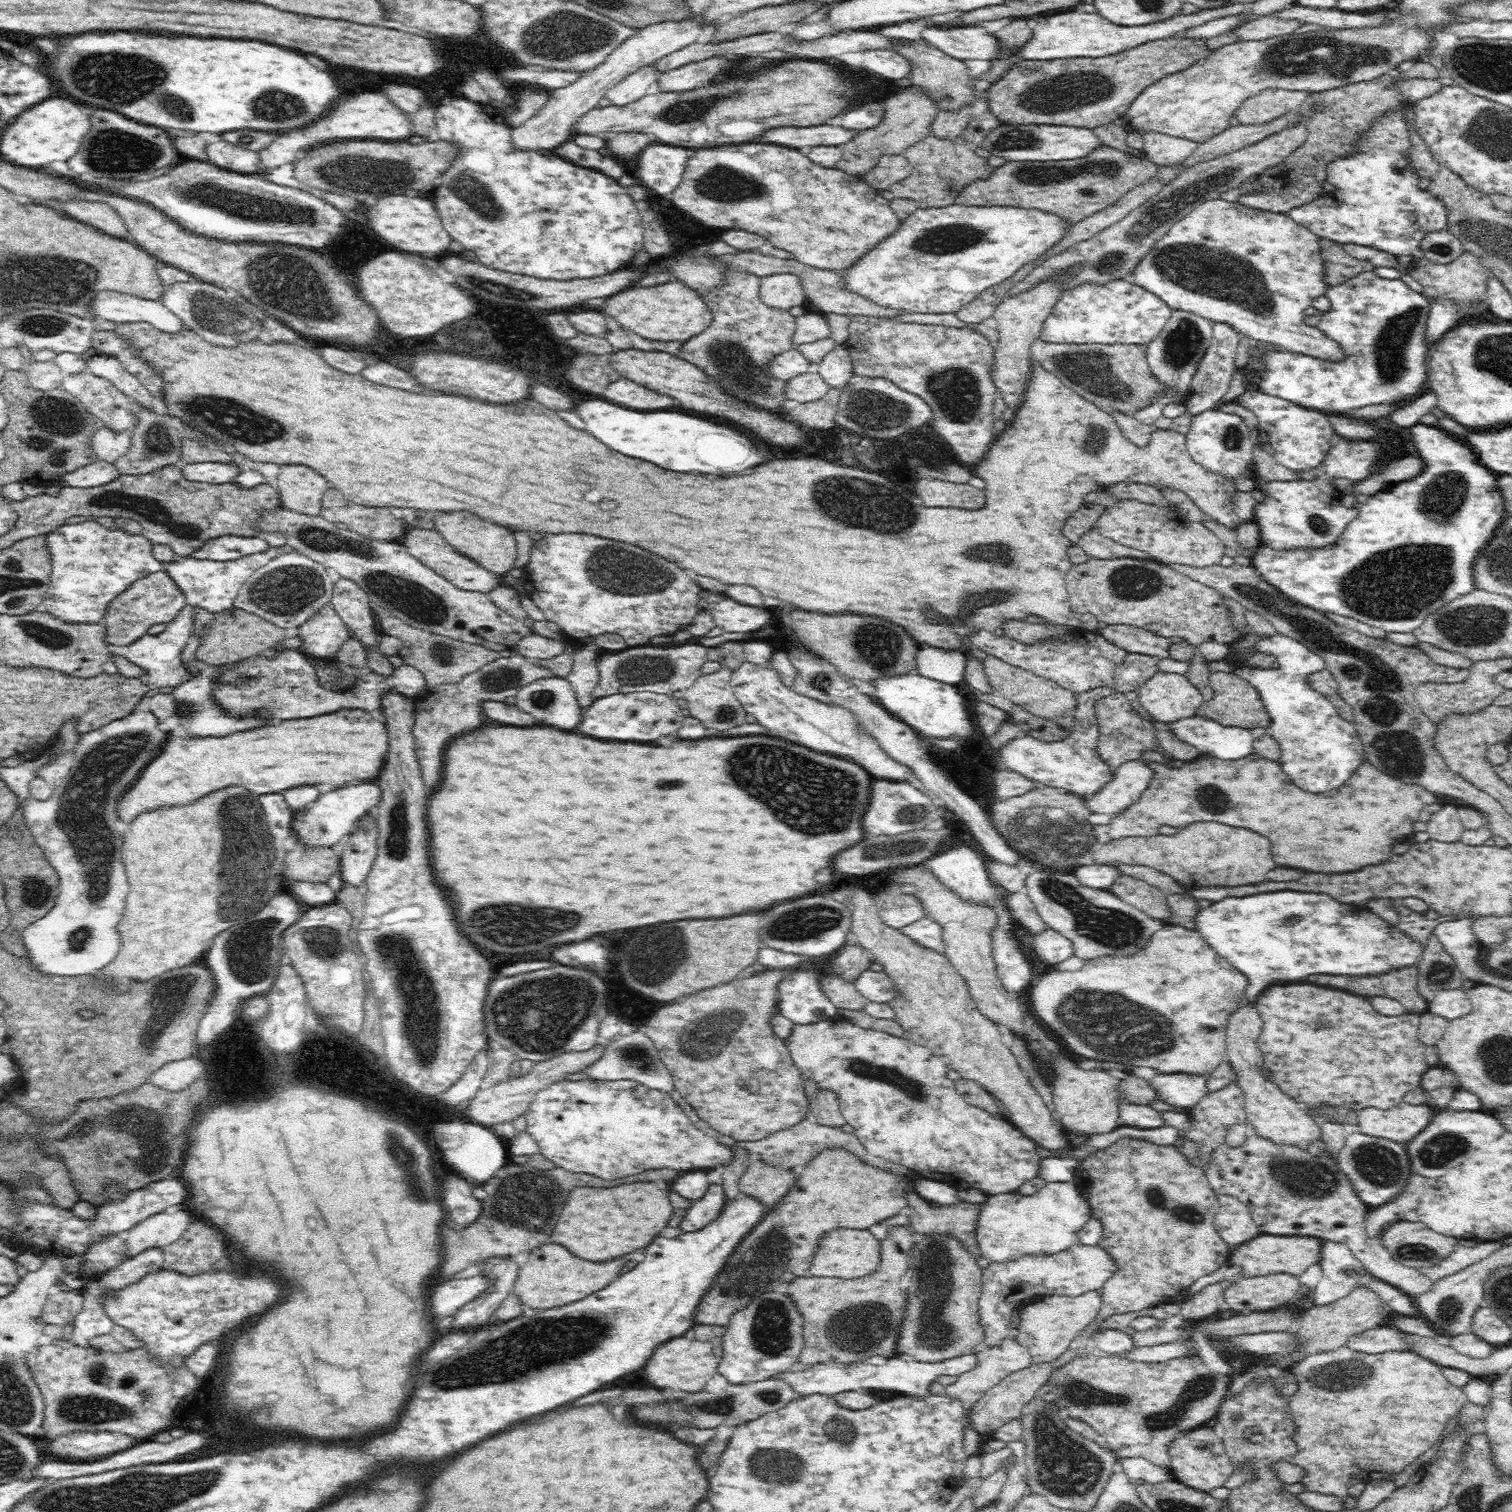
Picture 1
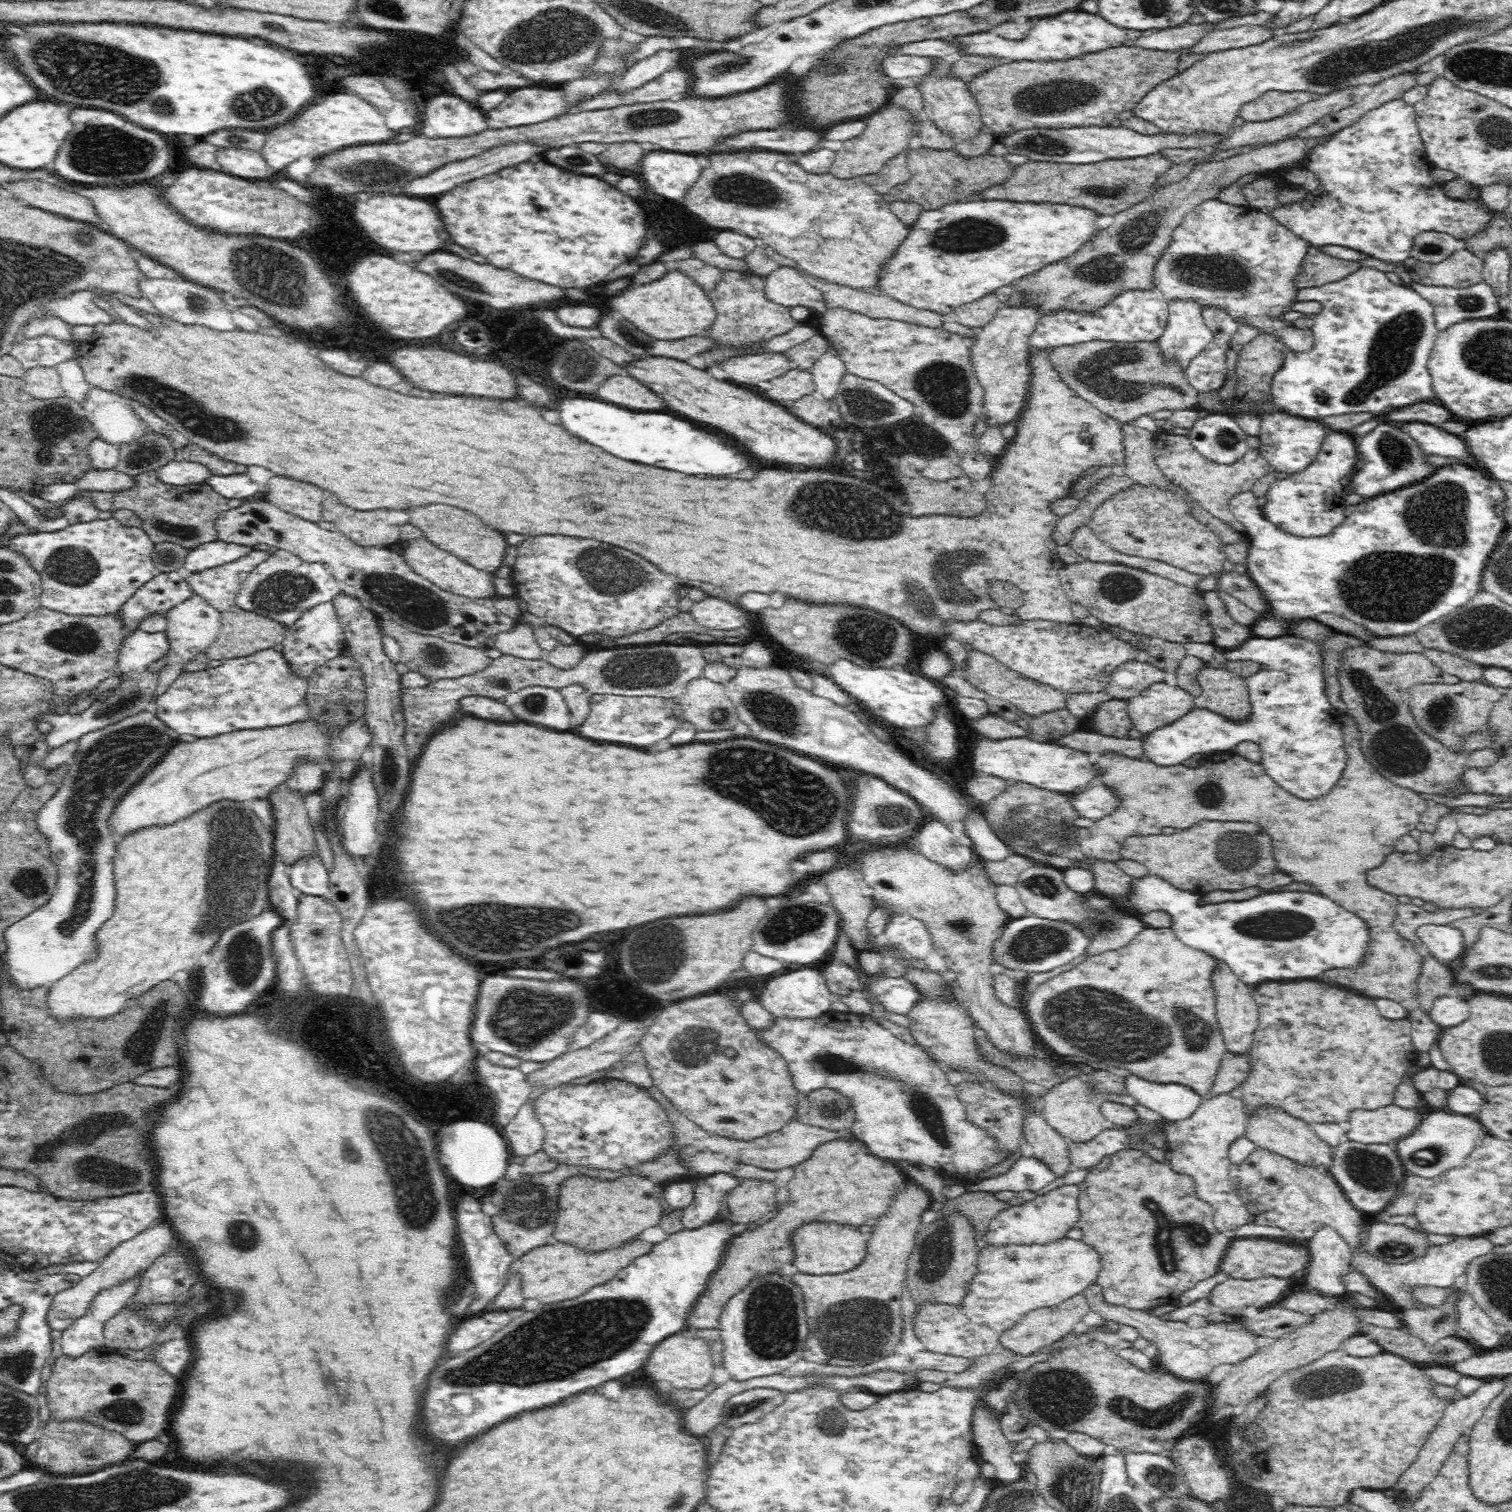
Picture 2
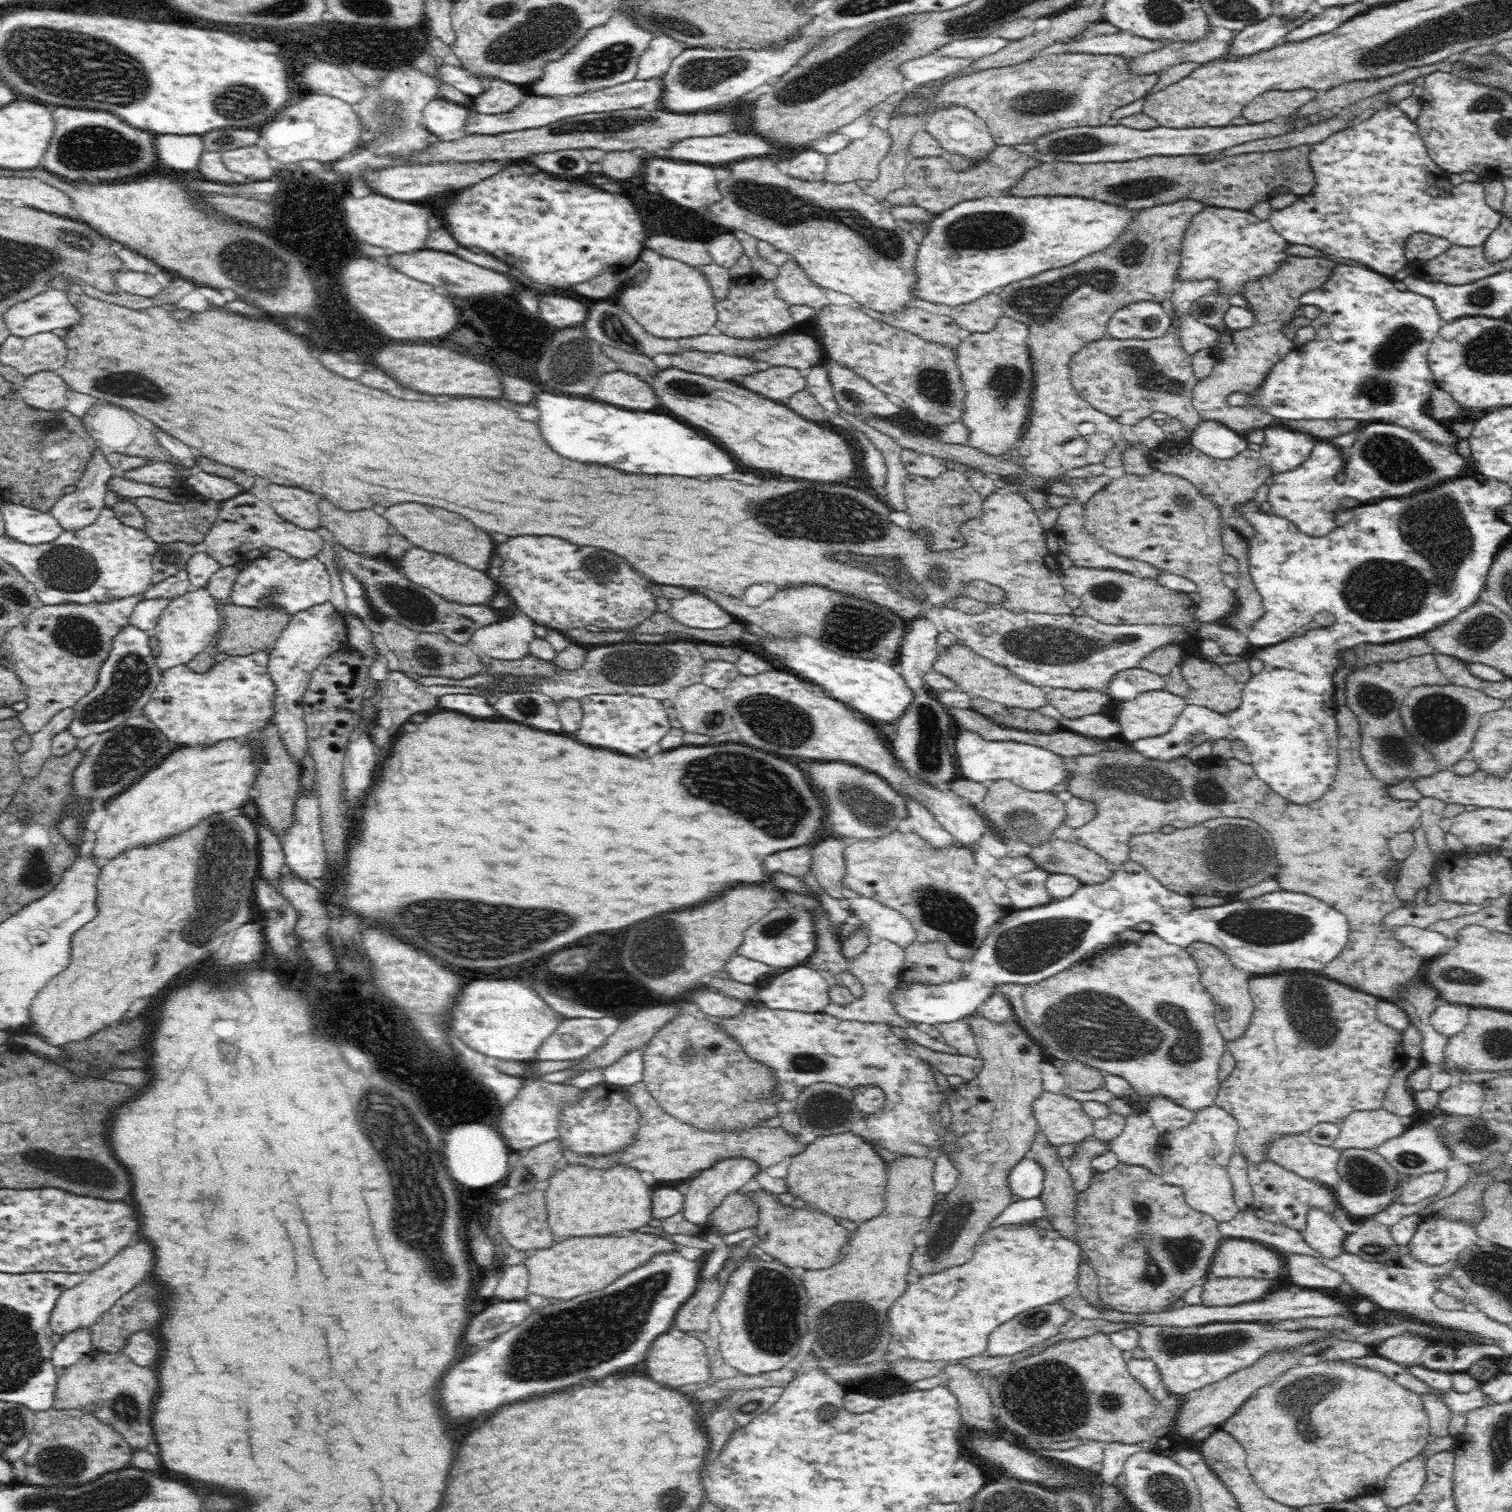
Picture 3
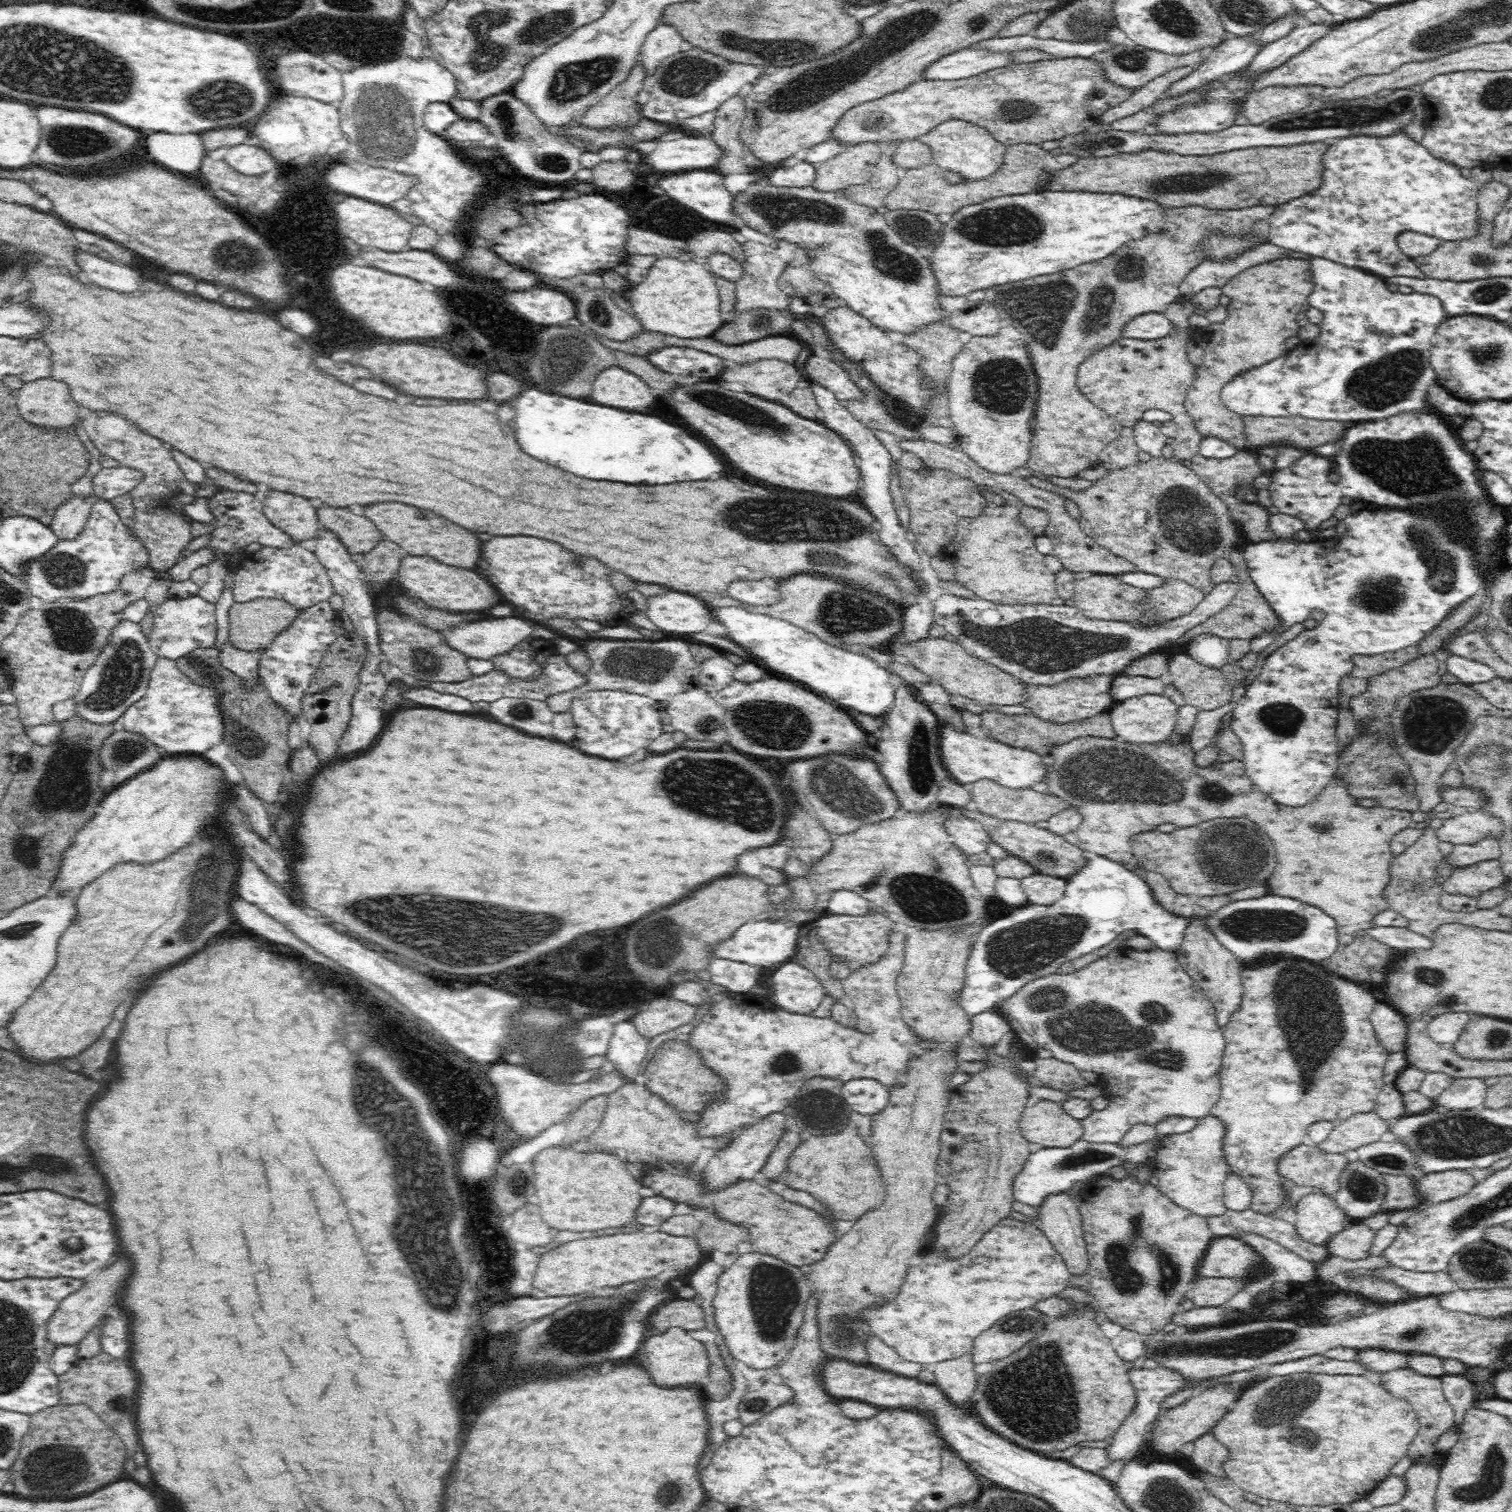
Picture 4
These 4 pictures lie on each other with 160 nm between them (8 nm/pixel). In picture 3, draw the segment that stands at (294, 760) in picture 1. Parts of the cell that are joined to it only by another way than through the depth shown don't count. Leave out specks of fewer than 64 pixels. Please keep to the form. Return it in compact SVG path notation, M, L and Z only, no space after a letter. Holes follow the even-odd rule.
M230 740L212 747L182 747L173 751L156 770L150 770L150 774L104 804L106 817L94 832L94 842L86 848L87 856L101 865L126 850L154 846L184 834L202 820L230 812L235 806L249 808L252 799L248 793L255 777L255 766L249 759L254 748L256 744L248 746L242 742L238 746Z

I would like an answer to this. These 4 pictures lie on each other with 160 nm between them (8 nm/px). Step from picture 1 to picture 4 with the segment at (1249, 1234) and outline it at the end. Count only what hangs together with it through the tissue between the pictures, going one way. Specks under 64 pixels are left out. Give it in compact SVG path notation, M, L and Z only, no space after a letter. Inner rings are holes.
M1208 1116L1198 1120L1191 1132L1161 1137L1149 1168L1157 1179L1156 1187L1174 1204L1198 1216L1220 1216L1226 1212L1223 1186L1230 1174L1222 1154L1222 1124Z

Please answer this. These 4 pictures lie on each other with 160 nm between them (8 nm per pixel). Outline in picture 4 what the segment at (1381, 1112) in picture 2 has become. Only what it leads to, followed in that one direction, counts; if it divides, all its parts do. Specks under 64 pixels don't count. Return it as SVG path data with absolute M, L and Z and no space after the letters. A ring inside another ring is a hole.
M1374 1112L1359 1113L1346 1120L1334 1120L1331 1124L1330 1134L1316 1146L1326 1153L1336 1155L1345 1155L1359 1146L1380 1141L1382 1135L1389 1131L1389 1122Z

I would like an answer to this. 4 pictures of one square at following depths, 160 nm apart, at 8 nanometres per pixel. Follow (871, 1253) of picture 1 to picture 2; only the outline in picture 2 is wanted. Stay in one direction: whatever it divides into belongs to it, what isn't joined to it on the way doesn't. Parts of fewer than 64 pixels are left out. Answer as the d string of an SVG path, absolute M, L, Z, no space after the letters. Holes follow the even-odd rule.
M805 1222L789 1238L790 1262L804 1274L838 1274L854 1268L866 1254L867 1235L834 1222Z

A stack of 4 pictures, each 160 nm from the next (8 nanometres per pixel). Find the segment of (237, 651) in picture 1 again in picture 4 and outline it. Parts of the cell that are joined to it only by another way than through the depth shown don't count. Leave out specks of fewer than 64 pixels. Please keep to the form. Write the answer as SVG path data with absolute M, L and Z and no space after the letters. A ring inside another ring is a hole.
M257 598L245 603L234 603L229 610L229 642L242 651L261 651L266 649L278 637L278 634L289 628L303 610L280 599Z

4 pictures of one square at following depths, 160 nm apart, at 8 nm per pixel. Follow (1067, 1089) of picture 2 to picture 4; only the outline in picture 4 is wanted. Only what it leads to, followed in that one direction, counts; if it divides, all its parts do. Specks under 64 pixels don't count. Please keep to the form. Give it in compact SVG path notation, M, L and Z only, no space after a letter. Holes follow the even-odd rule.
M1038 1101L1026 1107L1019 1128L1028 1142L1044 1148L1068 1148L1083 1134L1080 1121L1064 1113L1060 1104L1051 1101Z

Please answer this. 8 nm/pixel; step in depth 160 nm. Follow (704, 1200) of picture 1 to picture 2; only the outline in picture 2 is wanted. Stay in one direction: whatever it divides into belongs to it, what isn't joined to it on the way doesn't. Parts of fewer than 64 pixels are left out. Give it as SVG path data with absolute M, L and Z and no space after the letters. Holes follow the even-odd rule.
M714 1173L696 1180L693 1184L694 1198L692 1202L686 1208L681 1209L681 1219L685 1229L698 1229L714 1222L718 1216L719 1209L724 1204L723 1200L738 1184L740 1184L740 1179L728 1173Z

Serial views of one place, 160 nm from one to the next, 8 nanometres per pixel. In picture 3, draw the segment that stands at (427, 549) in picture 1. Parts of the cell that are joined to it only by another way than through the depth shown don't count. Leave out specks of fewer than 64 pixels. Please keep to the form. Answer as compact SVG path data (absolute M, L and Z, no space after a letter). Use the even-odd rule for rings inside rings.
M411 546L402 556L399 571L414 585L422 586L448 602L463 605L489 604L495 596L496 580L484 572L472 570L448 555L426 552L417 546Z

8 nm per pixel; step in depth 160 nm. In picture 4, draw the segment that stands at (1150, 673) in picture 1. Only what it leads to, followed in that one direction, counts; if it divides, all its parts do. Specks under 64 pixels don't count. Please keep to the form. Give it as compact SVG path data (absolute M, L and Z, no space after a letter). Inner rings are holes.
M1117 674L1110 694L1116 702L1119 702L1144 694L1162 695L1165 686L1160 678L1126 677L1122 674Z

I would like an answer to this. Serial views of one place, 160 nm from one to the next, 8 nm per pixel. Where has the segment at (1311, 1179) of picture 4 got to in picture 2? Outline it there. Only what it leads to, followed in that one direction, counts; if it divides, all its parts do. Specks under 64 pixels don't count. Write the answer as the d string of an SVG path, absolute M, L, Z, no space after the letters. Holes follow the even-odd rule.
M1261 1109L1253 1117L1250 1117L1246 1137L1258 1149L1278 1154L1302 1167L1328 1171L1333 1164L1333 1147L1320 1140L1310 1126L1276 1109Z

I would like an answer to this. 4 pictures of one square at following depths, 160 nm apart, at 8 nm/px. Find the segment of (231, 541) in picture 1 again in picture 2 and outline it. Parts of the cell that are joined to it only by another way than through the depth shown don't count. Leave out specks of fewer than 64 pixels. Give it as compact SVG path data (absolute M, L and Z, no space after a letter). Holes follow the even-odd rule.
M216 540L202 543L202 546L190 548L183 566L183 572L185 575L202 573L204 570L234 562L251 550L252 547L250 546L226 544Z

